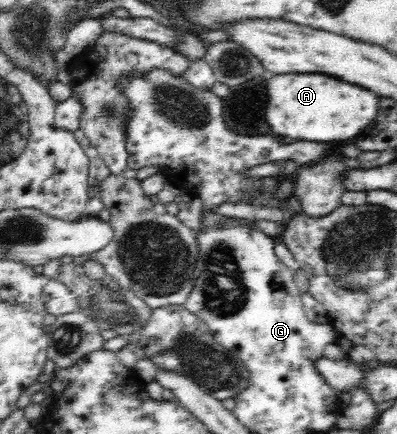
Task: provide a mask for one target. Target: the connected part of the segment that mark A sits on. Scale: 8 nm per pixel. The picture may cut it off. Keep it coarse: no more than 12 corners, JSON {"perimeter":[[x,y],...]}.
{"perimeter":[[323,74],[267,80],[279,136],[341,142],[379,96]]}

